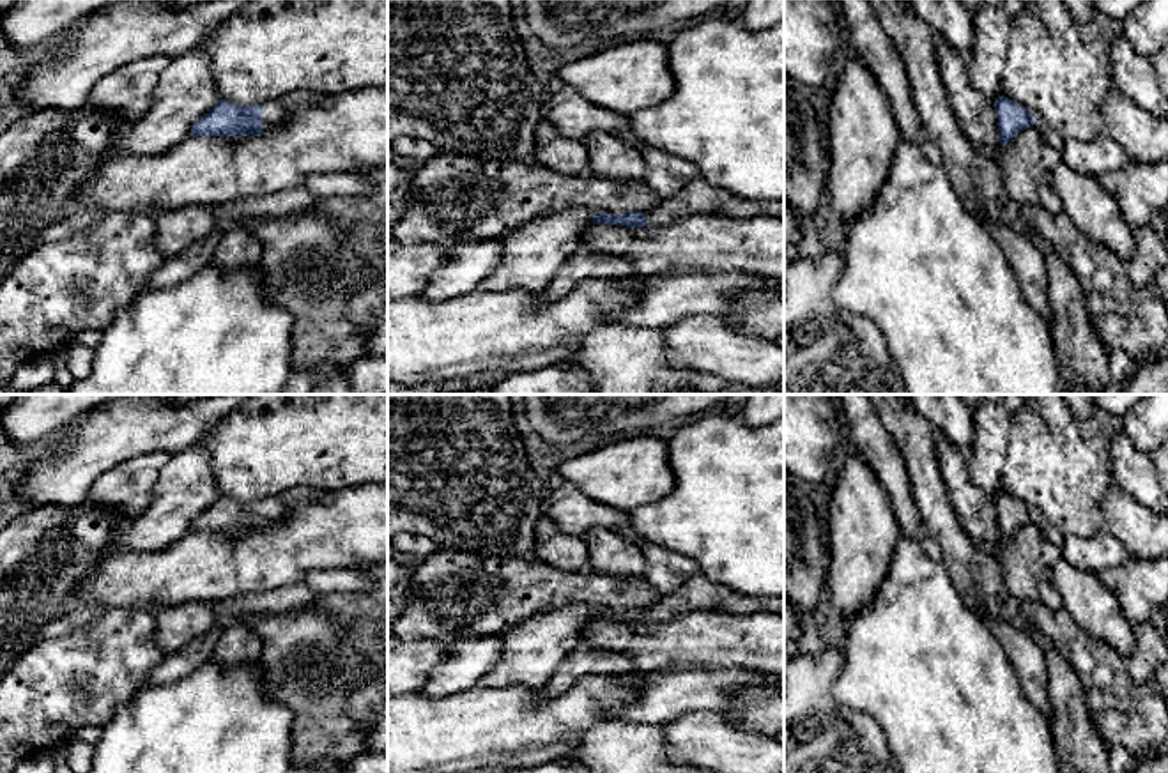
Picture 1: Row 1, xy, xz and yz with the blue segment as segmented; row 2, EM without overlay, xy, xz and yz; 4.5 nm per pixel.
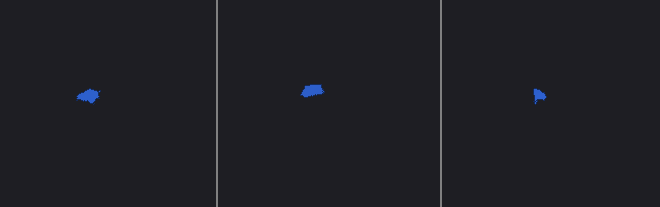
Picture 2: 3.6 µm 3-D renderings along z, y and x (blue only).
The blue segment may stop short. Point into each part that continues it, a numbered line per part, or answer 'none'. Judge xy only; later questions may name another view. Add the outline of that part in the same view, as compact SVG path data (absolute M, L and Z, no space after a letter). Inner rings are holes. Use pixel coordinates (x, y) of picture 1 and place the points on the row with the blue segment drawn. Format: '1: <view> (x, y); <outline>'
1: xy (273, 112); M297 94L297 96L287 96L278 101L267 101L262 104L262 131L273 131L280 122L285 119L285 115L294 110L297 104L306 103L311 99L311 96Z

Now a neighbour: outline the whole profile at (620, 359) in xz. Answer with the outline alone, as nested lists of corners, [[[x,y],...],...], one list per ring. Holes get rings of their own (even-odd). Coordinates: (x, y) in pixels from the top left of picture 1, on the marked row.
[[[600,324],[568,359],[588,371],[593,394],[681,394],[688,389],[688,377],[697,371],[667,361],[665,329]]]

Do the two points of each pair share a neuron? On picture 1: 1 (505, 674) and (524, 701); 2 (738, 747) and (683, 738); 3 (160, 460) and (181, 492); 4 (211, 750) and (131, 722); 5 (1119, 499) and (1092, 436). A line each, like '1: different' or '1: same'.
1: different
2: same
3: different
4: same
5: different

